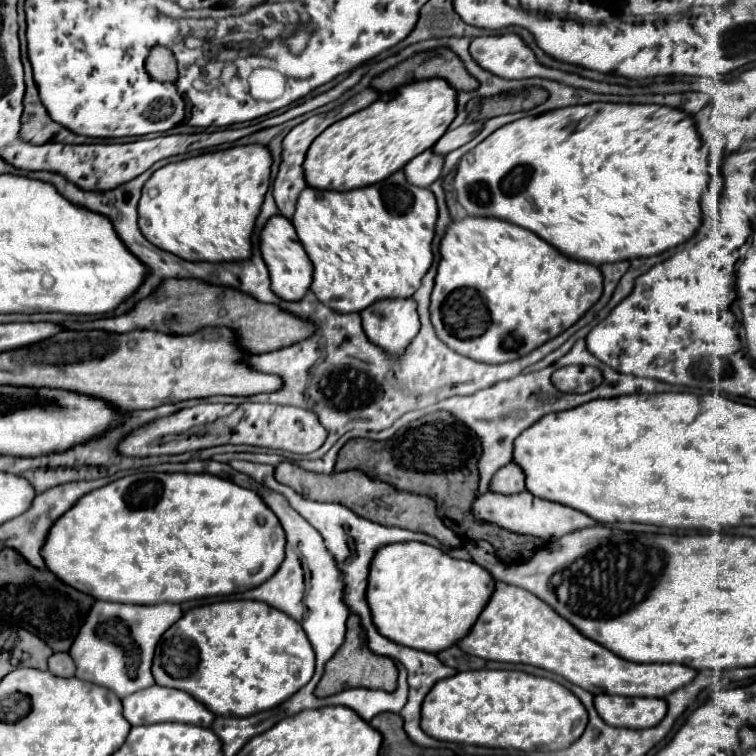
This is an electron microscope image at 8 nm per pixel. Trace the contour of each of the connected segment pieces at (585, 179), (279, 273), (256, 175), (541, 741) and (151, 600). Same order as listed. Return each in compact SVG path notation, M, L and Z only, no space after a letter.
M593 102L593 104L583 104L583 106L551 110L541 116L519 118L519 120L495 130L477 148L471 150L469 162L467 162L467 156L463 156L463 160L459 162L453 186L457 190L459 204L467 210L469 216L497 216L501 220L513 222L517 226L523 226L523 228L539 234L543 240L551 242L551 246L559 248L559 252L563 252L565 256L575 258L575 260L587 260L595 266L601 266L605 262L619 262L619 260L661 254L661 252L689 240L701 224L699 198L709 186L709 172L707 172L705 144L697 132L693 116L689 116L687 112L677 110L677 108L667 108L667 106L655 106L655 104Z
M281 214L271 216L265 224L265 228L261 230L259 238L261 238L259 248L261 248L263 260L269 268L273 292L277 292L277 296L281 296L285 300L299 300L299 296L303 296L303 292L309 290L311 276L313 276L313 264L311 264L305 248L299 244L299 238L295 234L291 220L287 220Z
M261 144L205 152L155 170L143 184L139 228L143 236L185 260L247 260L251 232L269 188L271 152Z
M467 670L451 678L443 678L439 684L435 684L435 688L431 688L421 708L421 728L431 738L489 748L515 748L523 752L531 750L533 746L551 746L551 750L567 748L585 732L585 726L587 710L571 690L555 680L519 670Z
M139 472L125 478L119 478L99 490L89 492L83 496L73 508L69 508L55 528L51 528L51 536L47 538L47 544L43 546L43 558L47 568L61 578L65 584L71 584L73 588L79 588L81 592L87 592L89 596L97 600L107 602L125 602L125 604L181 604L185 600L197 600L207 596L227 596L233 592L243 592L249 588L255 588L269 580L279 564L285 560L285 532L277 516L271 512L271 508L263 502L263 498L247 488L239 488L231 480L213 476L213 474L169 474L169 472Z

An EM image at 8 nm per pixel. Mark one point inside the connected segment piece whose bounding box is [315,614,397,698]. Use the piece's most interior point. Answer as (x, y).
(354, 664)

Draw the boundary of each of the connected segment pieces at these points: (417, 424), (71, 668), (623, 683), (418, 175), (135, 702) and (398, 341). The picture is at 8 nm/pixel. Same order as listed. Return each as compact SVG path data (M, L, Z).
M435 412L415 420L407 428L401 428L395 436L383 442L365 440L365 438L349 440L339 450L335 472L357 468L371 478L393 484L399 490L427 494L435 500L441 520L457 536L471 540L487 540L495 548L497 558L501 558L505 564L525 564L543 546L547 546L545 540L539 540L537 536L515 534L499 526L479 522L471 512L471 506L477 498L477 484L479 484L477 464L481 452L483 452L481 440L459 418L455 418L451 412Z
M53 654L49 658L49 672L55 676L73 678L75 676L75 662L69 654Z
M505 582L495 584L495 592L489 604L481 612L471 632L459 642L459 648L485 660L545 668L589 690L591 694L665 698L671 692L693 682L693 678L697 676L697 670L691 670L683 664L627 662L605 646L583 636L575 626L571 626L571 622L563 620L551 606L547 606L529 590Z
M429 148L423 154L415 156L403 170L405 170L405 176L411 184L421 186L421 188L429 188L441 176L443 160L445 160L445 156L439 156Z
M153 684L145 690L139 690L127 698L123 698L123 716L129 720L131 726L141 726L141 724L155 724L155 722L185 722L185 724L195 724L209 728L215 720L215 716L203 708L193 696L189 696L183 690L175 688L165 688L159 684Z
M413 298L377 300L361 312L367 338L391 354L403 352L419 332L417 304Z

